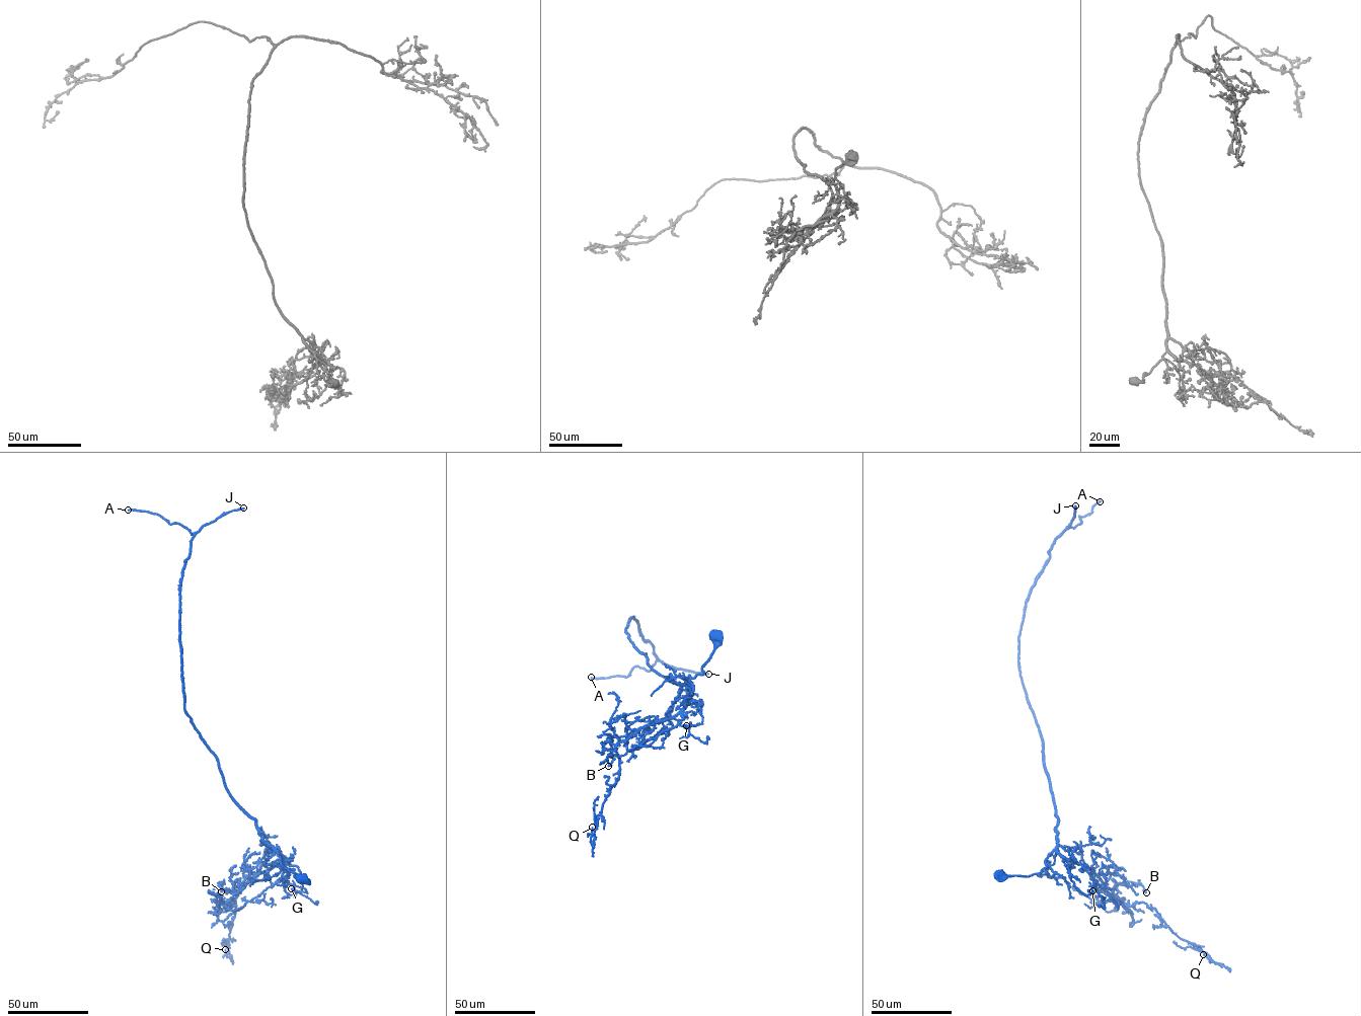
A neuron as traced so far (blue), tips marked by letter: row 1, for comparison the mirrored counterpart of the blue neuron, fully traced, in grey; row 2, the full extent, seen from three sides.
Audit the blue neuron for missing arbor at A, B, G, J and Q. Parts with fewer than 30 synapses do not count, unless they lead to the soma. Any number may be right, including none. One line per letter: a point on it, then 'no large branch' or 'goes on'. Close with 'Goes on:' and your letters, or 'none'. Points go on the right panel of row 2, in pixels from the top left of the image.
A: (1100, 501) | goes on
B: (1146, 892) | no large branch
G: (1092, 890) | no large branch
J: (1075, 505) | goes on
Q: (1203, 954) | no large branch
Goes on: A, J

